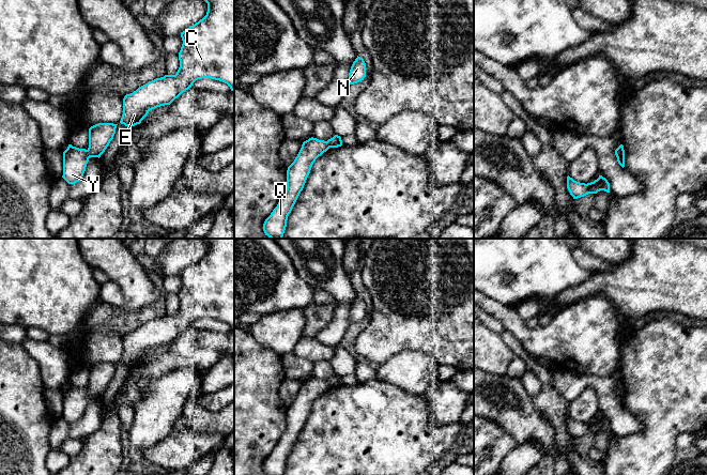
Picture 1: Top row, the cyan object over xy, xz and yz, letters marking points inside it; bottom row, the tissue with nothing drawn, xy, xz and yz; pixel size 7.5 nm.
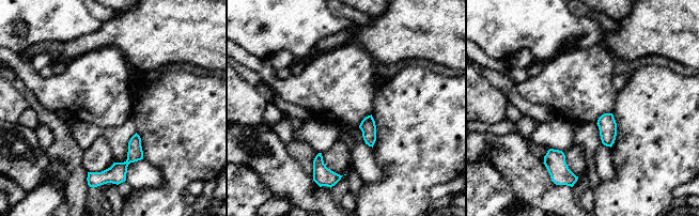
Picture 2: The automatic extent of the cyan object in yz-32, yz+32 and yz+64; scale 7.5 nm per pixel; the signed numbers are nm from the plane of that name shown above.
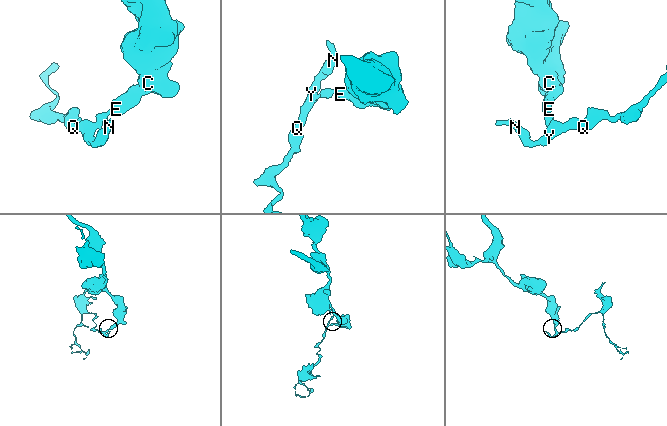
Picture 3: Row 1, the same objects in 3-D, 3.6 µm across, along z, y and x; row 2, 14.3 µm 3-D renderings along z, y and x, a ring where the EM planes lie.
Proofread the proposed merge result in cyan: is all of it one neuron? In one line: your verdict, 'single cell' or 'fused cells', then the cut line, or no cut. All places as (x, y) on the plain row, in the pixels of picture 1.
fused cells; cut xy (87, 389), (90, 396)

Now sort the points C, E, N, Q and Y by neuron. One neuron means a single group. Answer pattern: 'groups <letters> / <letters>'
groups C E / N Q Y

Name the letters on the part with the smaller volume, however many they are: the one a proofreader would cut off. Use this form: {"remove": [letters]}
{"remove": ["N", "Q", "Y"]}

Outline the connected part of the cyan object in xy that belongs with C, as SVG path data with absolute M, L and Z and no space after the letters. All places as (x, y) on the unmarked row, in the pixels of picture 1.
M204 239L206 255L181 273L183 280L179 292L180 307L175 315L165 315L139 326L123 338L123 354L120 363L128 368L140 364L149 351L170 344L193 323L211 318L227 323L234 331L234 239Z

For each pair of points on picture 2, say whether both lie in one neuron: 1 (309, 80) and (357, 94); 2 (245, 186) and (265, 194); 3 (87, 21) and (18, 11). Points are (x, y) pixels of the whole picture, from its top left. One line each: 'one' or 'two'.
1: one
2: one
3: one

